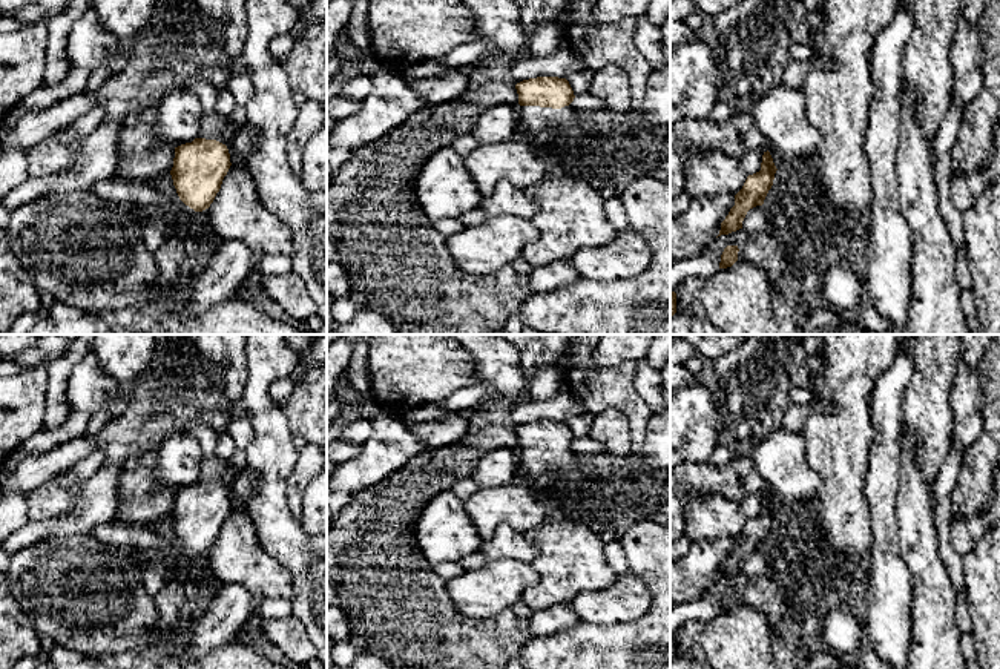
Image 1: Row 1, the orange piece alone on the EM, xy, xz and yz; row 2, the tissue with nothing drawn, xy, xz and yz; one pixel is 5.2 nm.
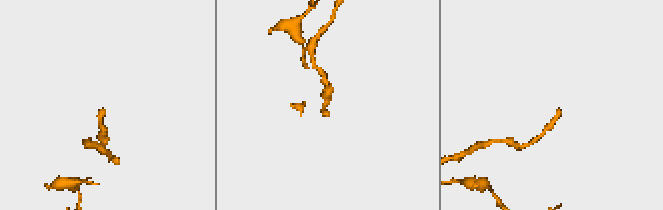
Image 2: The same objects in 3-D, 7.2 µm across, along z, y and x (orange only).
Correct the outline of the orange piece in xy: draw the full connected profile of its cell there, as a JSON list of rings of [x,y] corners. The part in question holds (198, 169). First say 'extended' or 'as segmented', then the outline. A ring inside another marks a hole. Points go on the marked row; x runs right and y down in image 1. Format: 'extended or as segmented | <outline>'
extended | [[[216,110],[202,118],[199,135],[175,147],[170,170],[179,199],[202,212],[210,207],[221,189],[232,163],[227,144],[235,140],[238,127]]]

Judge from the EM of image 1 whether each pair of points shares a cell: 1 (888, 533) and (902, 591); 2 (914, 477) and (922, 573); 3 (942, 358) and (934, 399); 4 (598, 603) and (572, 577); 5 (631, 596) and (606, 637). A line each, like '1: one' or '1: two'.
1: one
2: one
3: one
4: two
5: two

